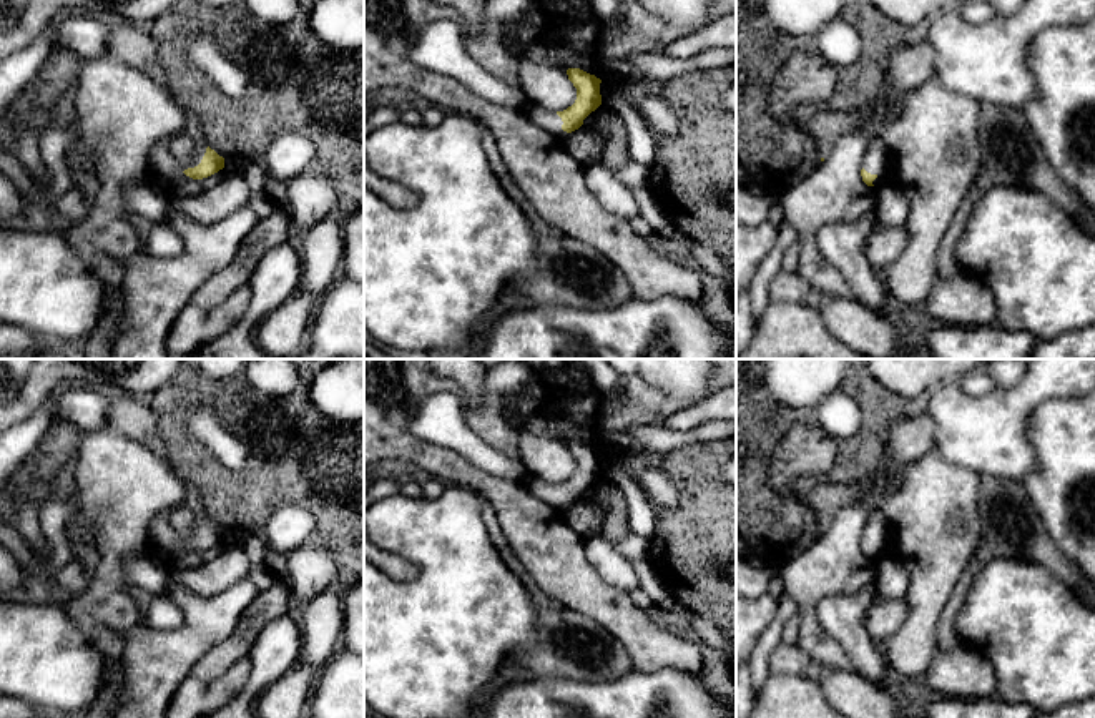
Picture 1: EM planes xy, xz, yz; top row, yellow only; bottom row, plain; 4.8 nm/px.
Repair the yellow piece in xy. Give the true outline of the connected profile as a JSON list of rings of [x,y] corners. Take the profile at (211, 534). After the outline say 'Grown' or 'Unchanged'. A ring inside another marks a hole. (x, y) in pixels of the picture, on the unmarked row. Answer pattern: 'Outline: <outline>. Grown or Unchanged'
Outline: [[[186,484],[184,507],[194,514],[194,525],[189,534],[179,534],[171,525],[168,512],[156,517],[150,525],[153,548],[164,557],[174,553],[181,545],[193,552],[203,552],[224,540],[224,530],[208,519],[199,492],[191,484]]]. Grown

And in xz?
Outline: [[[568,440],[567,447],[577,460],[577,472],[572,479],[557,485],[532,475],[525,475],[522,480],[533,497],[560,512],[578,502],[583,492],[602,477],[600,450],[580,440]]]. Grown

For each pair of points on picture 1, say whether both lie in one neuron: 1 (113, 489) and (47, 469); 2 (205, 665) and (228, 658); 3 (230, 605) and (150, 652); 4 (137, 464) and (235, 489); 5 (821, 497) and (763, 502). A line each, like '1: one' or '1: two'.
1: one
2: one
3: one
4: two
5: two

